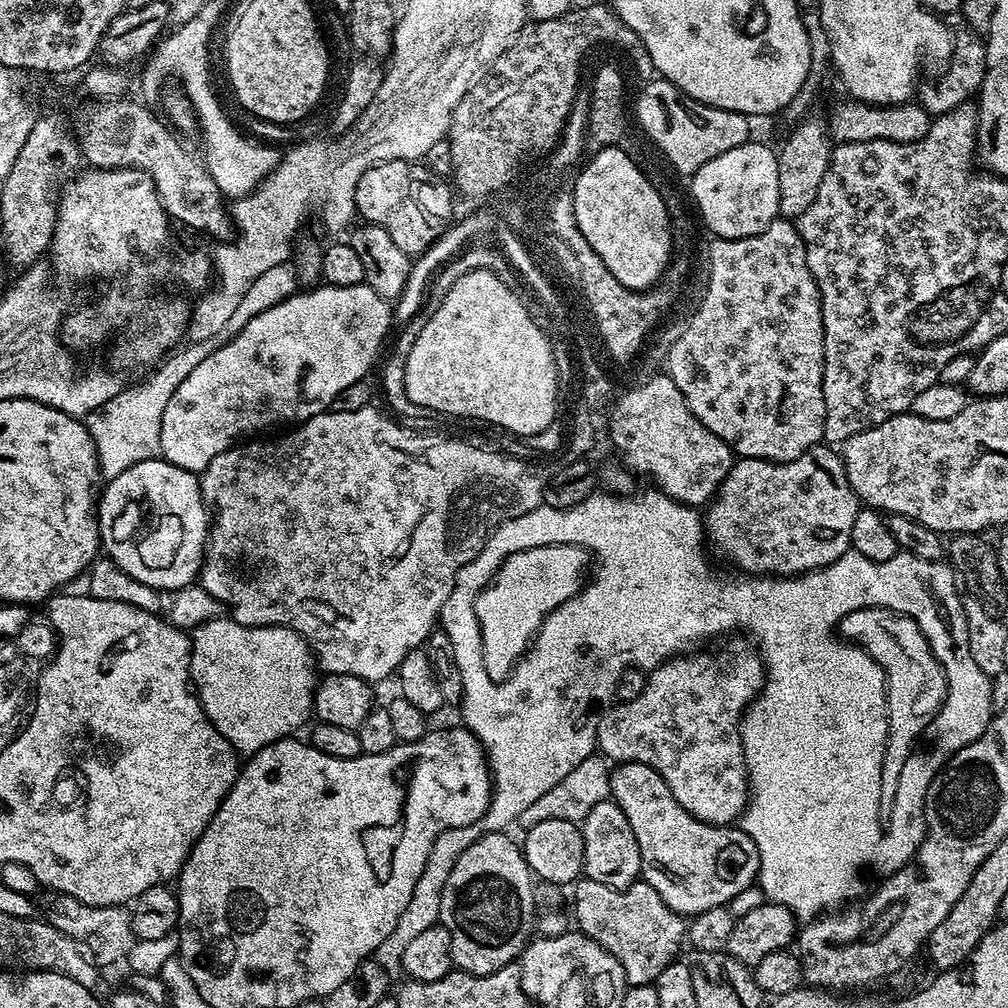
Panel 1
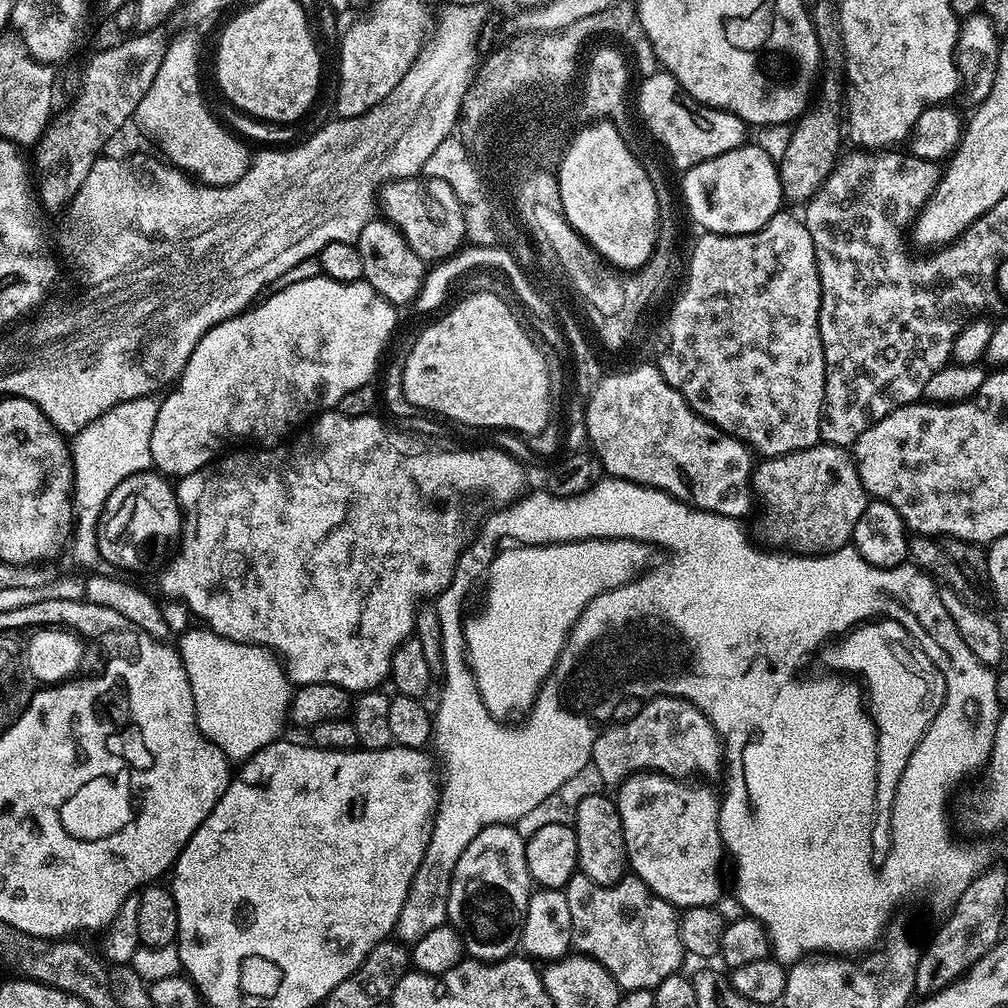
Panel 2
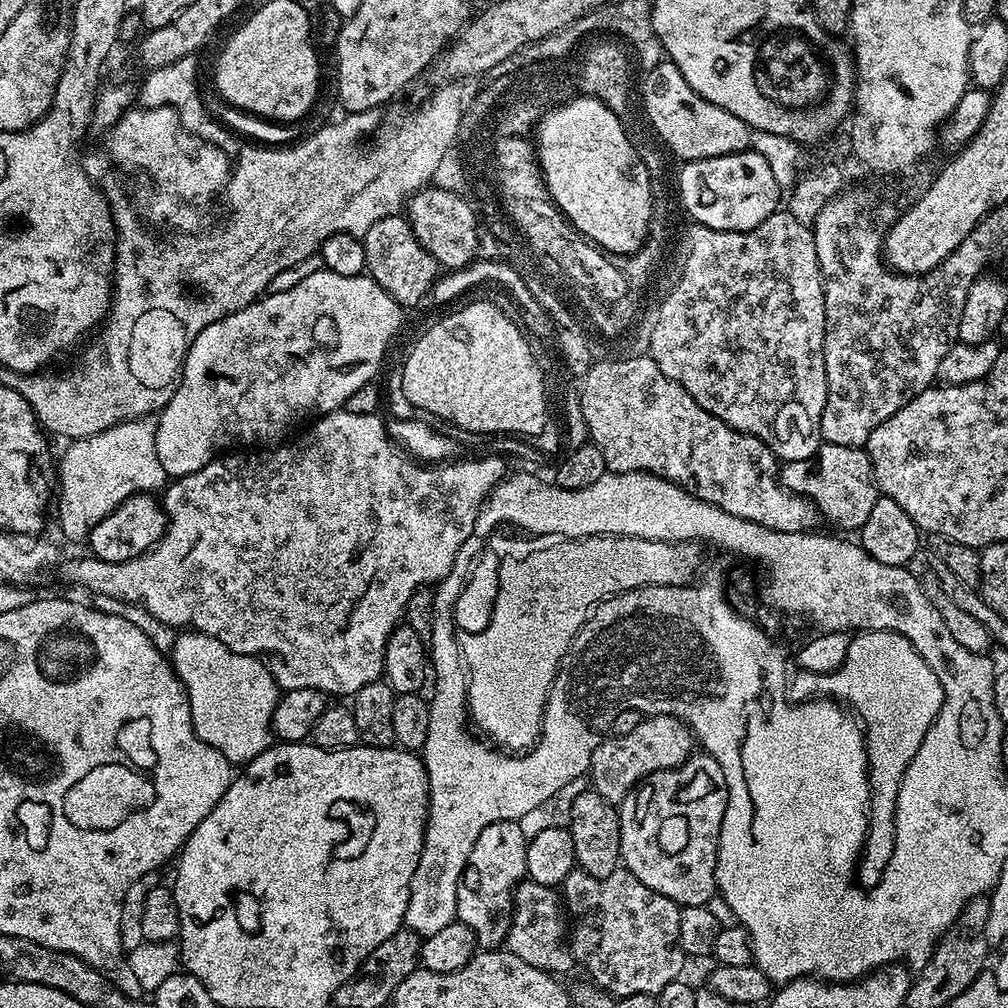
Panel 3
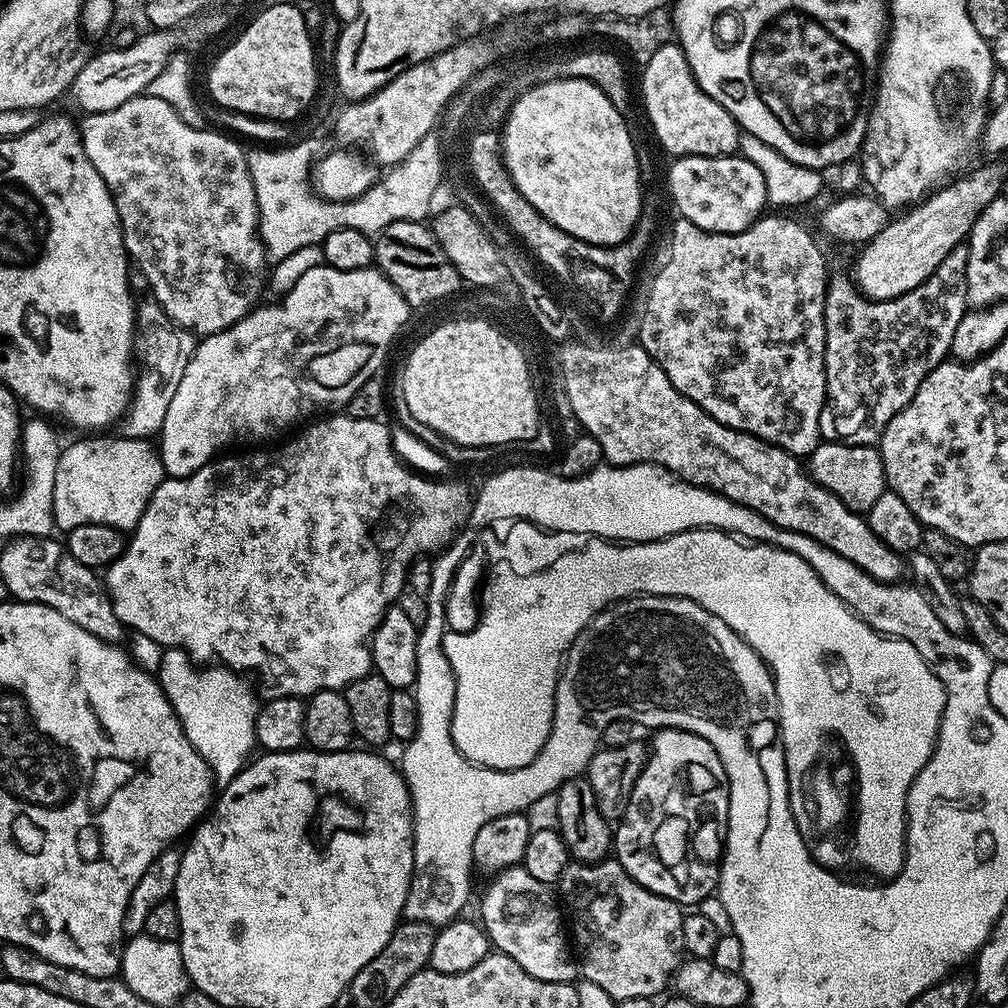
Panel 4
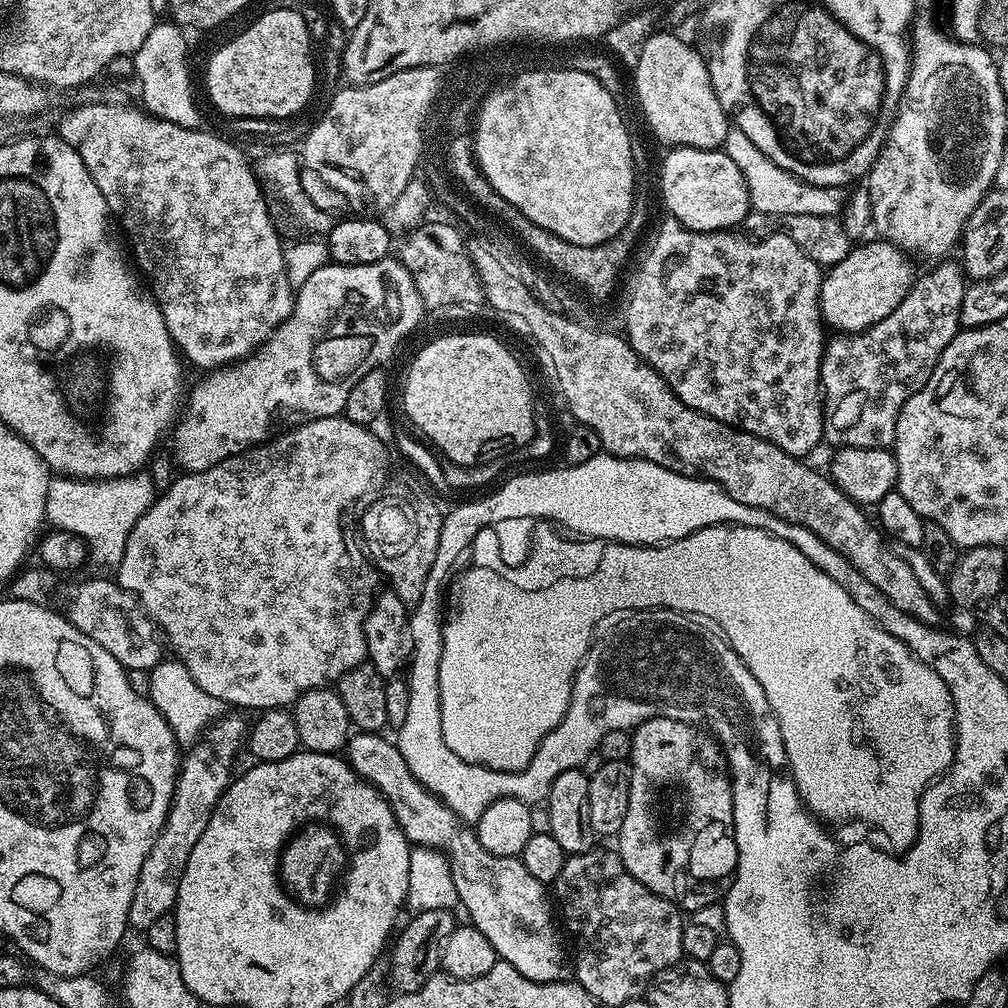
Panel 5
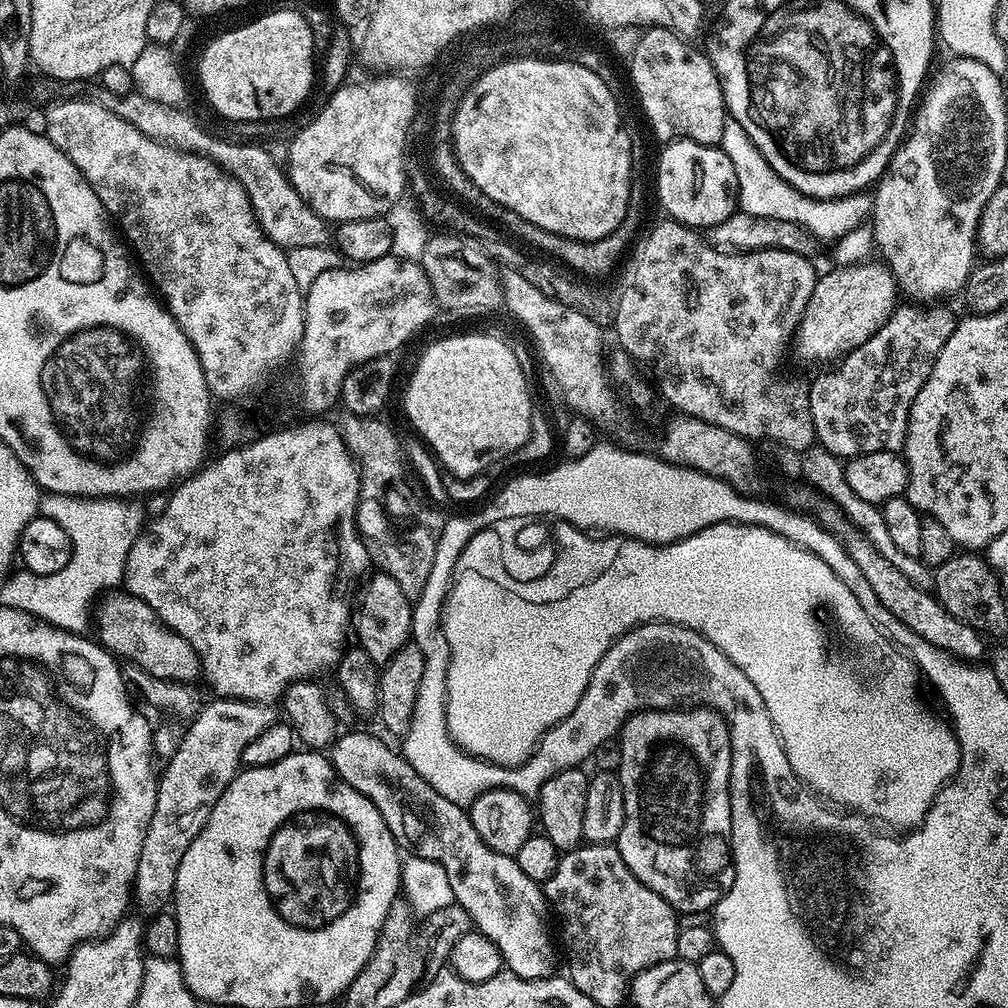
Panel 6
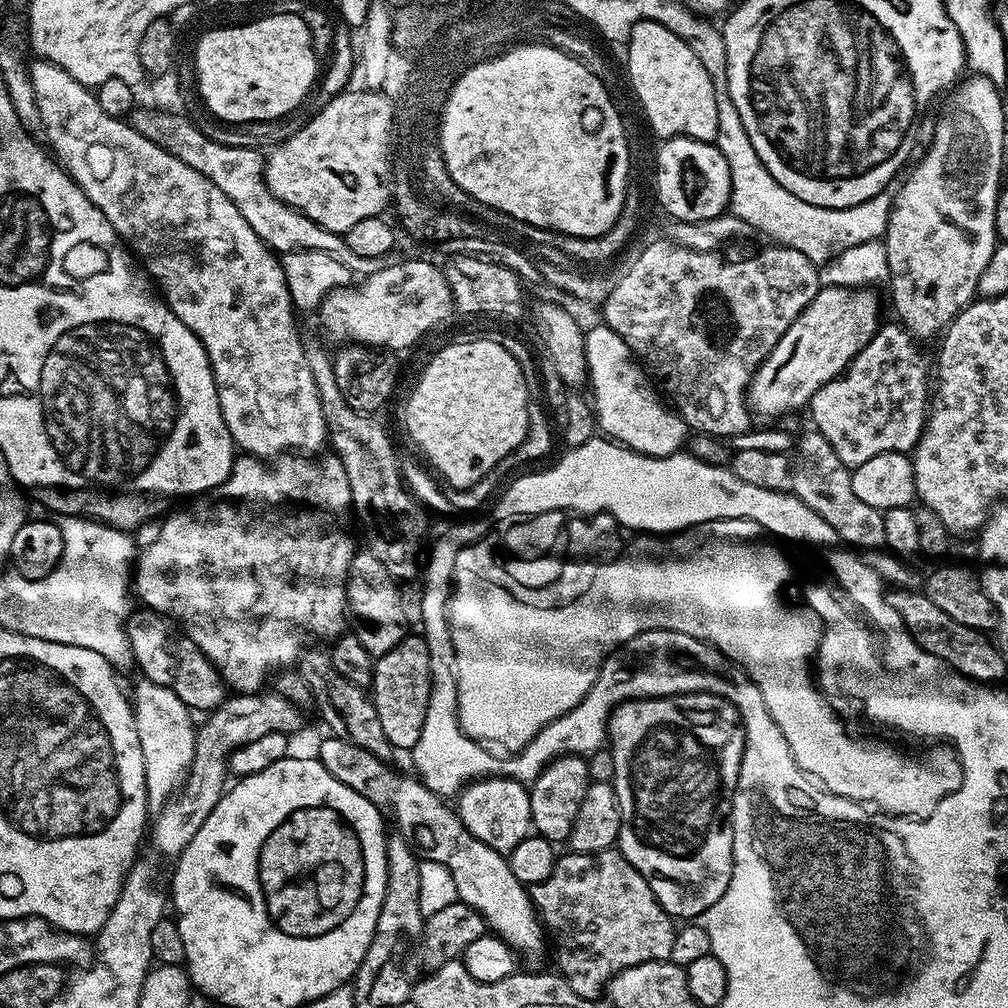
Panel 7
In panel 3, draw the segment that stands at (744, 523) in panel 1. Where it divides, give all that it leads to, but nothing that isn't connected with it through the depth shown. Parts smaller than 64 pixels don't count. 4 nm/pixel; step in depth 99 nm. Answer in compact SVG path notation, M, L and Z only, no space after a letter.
M827 442L808 460L790 460L779 469L780 483L791 492L805 496L836 528L858 530L866 522L878 495L872 478L872 463L863 447L851 448Z

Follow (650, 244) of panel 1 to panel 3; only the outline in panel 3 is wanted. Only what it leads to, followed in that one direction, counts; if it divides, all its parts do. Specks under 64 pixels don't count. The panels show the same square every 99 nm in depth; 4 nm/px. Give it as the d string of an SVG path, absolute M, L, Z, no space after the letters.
M580 94L577 100L569 99L567 102L553 107L551 110L544 112L539 121L538 127L534 132L535 153L538 157L540 173L544 179L544 187L547 188L549 197L559 211L564 214L568 223L580 232L581 235L591 241L592 244L599 246L606 253L634 253L643 246L644 241L649 237L648 223L652 216L652 205L654 203L651 194L651 180L648 177L646 166L638 158L634 146L627 141L627 136L623 132L620 120L607 106L593 95Z

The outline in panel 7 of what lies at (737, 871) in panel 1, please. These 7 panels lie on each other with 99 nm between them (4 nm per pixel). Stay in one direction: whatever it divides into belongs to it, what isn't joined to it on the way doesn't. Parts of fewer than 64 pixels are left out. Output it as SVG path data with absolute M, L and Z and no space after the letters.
M686 692L679 696L650 696L643 700L627 700L626 702L619 704L617 708L614 708L612 710L612 715L608 717L606 744L607 747L612 749L612 753L614 754L614 778L612 779L612 784L616 789L618 810L620 811L619 852L628 859L630 866L634 866L634 870L638 870L638 874L642 874L642 878L646 878L650 890L654 890L658 902L668 911L669 916L673 918L679 918L679 916L688 916L684 918L703 917L708 908L714 906L714 902L718 902L718 898L722 898L722 894L726 894L726 886L730 886L730 878L732 877L732 795L736 789L738 770L742 766L742 754L744 753L744 727L740 721L738 710L726 698L715 696L712 692Z

